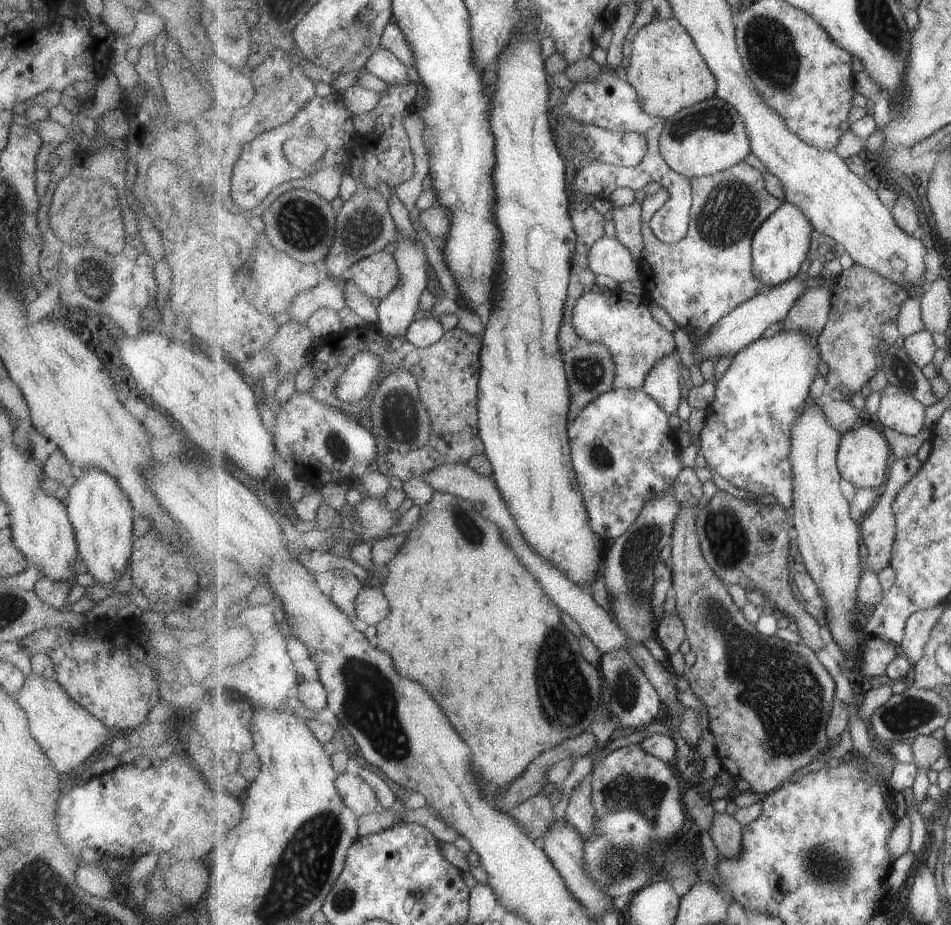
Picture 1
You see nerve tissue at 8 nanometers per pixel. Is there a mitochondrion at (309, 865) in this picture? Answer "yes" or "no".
yes

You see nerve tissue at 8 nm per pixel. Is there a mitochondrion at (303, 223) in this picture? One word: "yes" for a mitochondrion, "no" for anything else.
yes

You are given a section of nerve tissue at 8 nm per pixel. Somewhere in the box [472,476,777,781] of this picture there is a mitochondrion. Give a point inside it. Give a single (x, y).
(567, 700)

